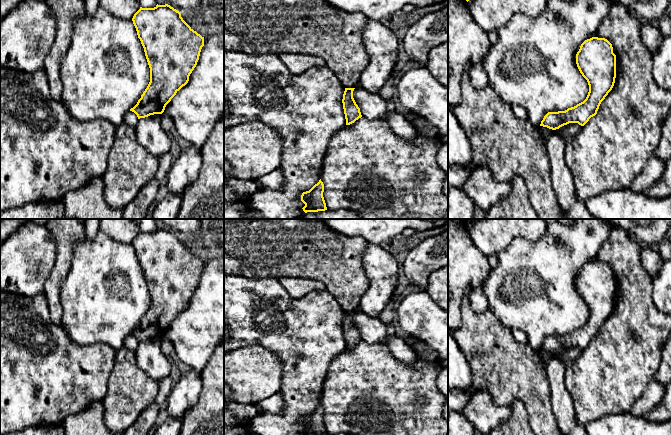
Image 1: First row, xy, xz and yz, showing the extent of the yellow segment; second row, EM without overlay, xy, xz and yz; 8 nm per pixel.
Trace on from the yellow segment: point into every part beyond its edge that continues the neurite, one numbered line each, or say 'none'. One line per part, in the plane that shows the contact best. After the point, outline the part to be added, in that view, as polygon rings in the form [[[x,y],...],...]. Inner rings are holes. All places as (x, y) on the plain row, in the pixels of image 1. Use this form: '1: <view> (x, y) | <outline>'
none

